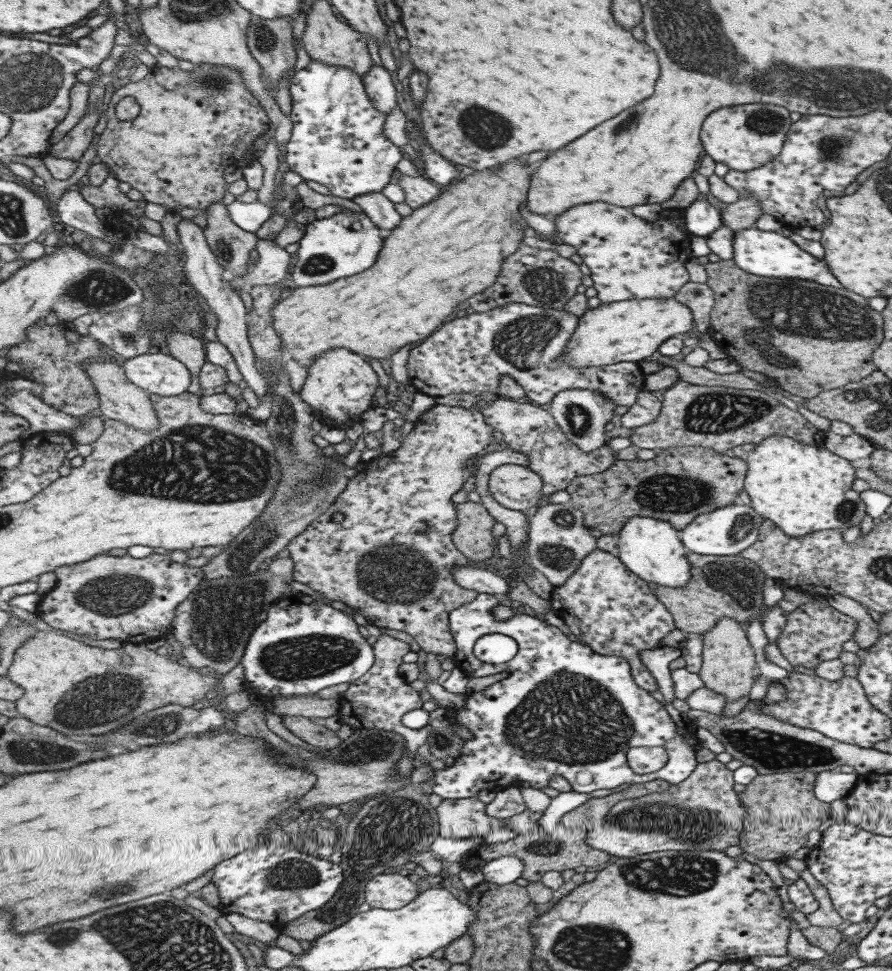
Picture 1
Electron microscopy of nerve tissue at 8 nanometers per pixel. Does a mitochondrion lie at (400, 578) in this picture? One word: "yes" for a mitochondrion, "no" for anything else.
yes

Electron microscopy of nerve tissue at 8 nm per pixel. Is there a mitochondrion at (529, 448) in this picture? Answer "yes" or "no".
no

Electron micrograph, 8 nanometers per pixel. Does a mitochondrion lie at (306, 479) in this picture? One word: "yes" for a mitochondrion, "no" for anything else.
yes

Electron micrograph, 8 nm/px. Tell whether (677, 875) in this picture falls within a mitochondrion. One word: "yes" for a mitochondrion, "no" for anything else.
yes

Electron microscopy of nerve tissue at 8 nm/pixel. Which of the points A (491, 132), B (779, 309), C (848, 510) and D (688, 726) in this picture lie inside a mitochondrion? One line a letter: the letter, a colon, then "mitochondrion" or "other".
A: mitochondrion
B: mitochondrion
C: mitochondrion
D: other

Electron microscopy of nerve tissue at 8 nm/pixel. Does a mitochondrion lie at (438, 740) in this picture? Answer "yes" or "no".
yes

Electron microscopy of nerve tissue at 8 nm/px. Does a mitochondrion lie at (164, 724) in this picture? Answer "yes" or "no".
yes

